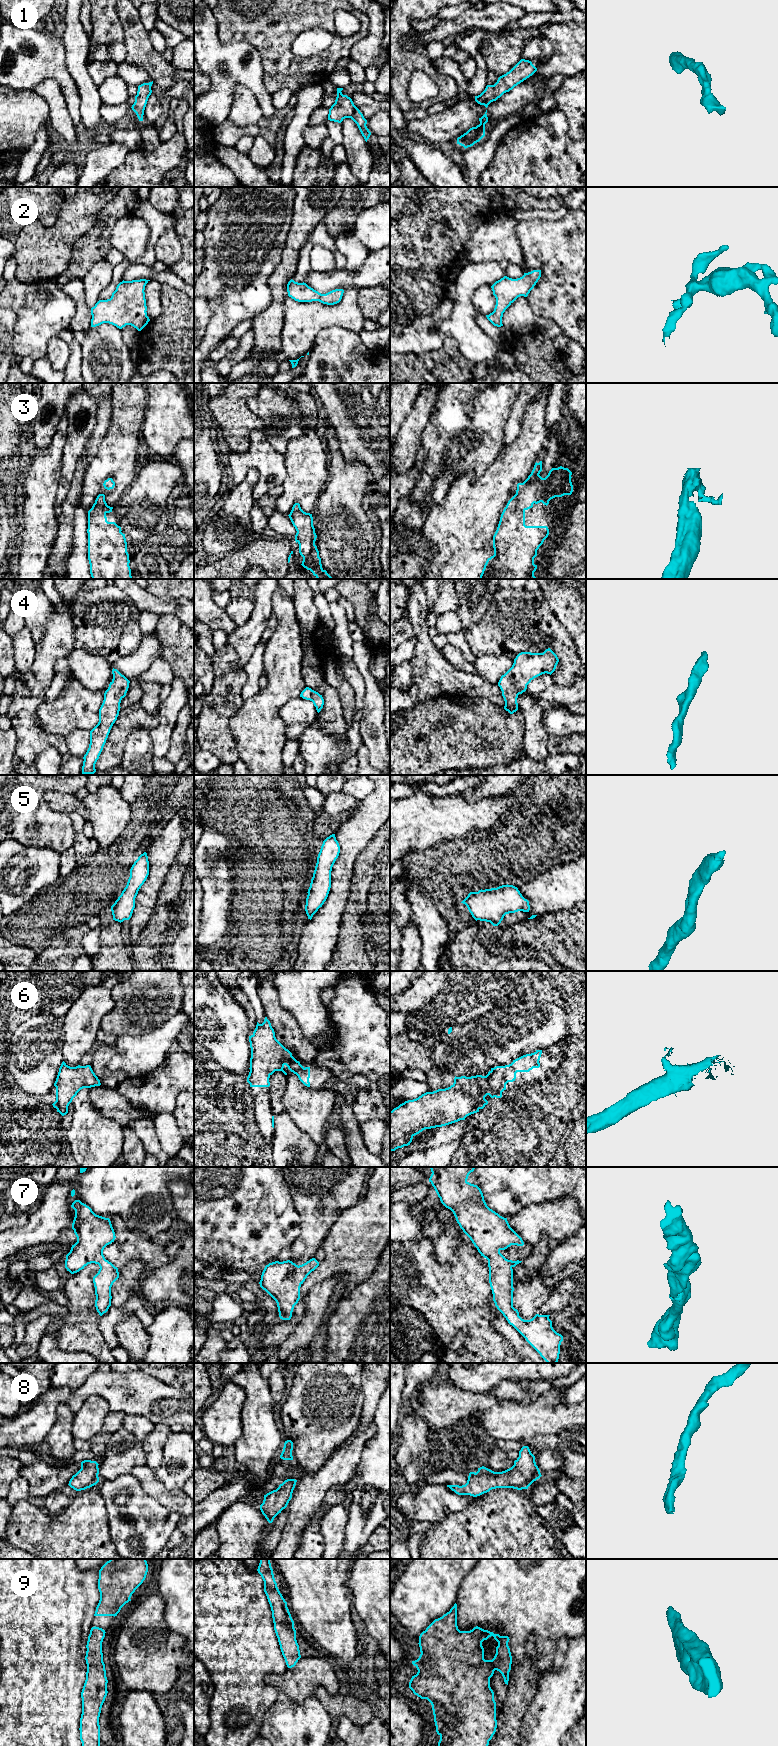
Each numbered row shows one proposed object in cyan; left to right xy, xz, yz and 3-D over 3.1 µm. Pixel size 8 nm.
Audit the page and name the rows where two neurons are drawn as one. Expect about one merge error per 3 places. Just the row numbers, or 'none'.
none

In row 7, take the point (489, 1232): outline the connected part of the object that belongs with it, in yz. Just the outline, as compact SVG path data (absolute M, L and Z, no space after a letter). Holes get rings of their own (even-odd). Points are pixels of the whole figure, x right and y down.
M430 1167L432 1174L429 1182L434 1187L441 1203L453 1212L460 1228L470 1238L481 1256L488 1260L489 1283L497 1309L547 1363L557 1363L563 1336L553 1329L552 1321L549 1319L550 1315L536 1314L532 1319L524 1320L519 1316L518 1310L513 1307L512 1268L522 1261L508 1260L500 1251L507 1249L511 1245L523 1246L524 1242L510 1227L507 1218L500 1216L487 1206L481 1189L467 1181L469 1174L475 1168Z

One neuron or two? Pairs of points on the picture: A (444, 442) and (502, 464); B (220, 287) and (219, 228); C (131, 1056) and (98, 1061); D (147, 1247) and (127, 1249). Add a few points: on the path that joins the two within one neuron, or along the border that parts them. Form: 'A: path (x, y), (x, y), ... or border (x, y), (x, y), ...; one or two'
A: border (502, 447), (483, 471), (477, 474), (472, 470); two
B: path (222, 272), (221, 243); one
C: border (112, 1046), (108, 1066), (121, 1070), (125, 1076); two
D: path (142, 1248), (132, 1249); one

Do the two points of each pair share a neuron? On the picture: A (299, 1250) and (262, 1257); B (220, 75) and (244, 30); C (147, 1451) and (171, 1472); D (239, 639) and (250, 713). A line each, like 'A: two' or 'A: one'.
A: two
B: two
C: two
D: two

